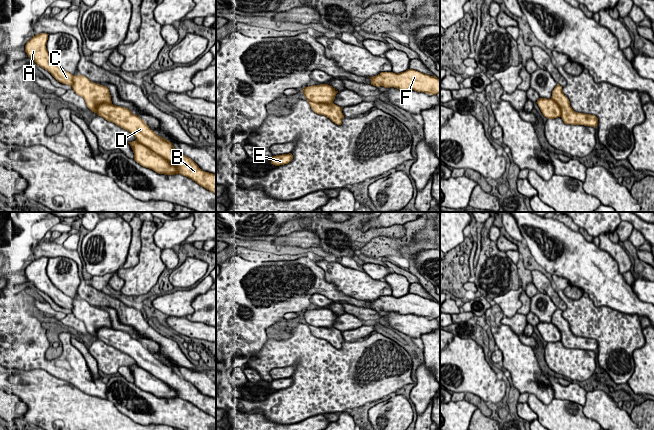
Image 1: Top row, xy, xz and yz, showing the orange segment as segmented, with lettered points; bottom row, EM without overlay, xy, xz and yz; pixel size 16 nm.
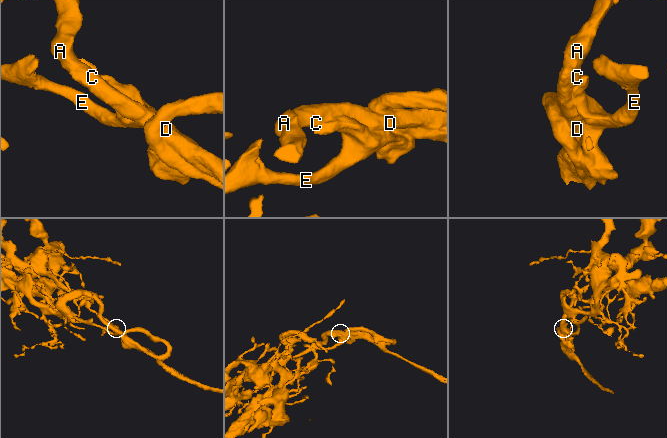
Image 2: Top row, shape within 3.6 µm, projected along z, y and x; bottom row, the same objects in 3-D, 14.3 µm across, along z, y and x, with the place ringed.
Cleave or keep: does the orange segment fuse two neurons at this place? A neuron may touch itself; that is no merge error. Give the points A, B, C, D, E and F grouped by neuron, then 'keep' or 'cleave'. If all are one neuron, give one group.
groups A B C D E F; keep

